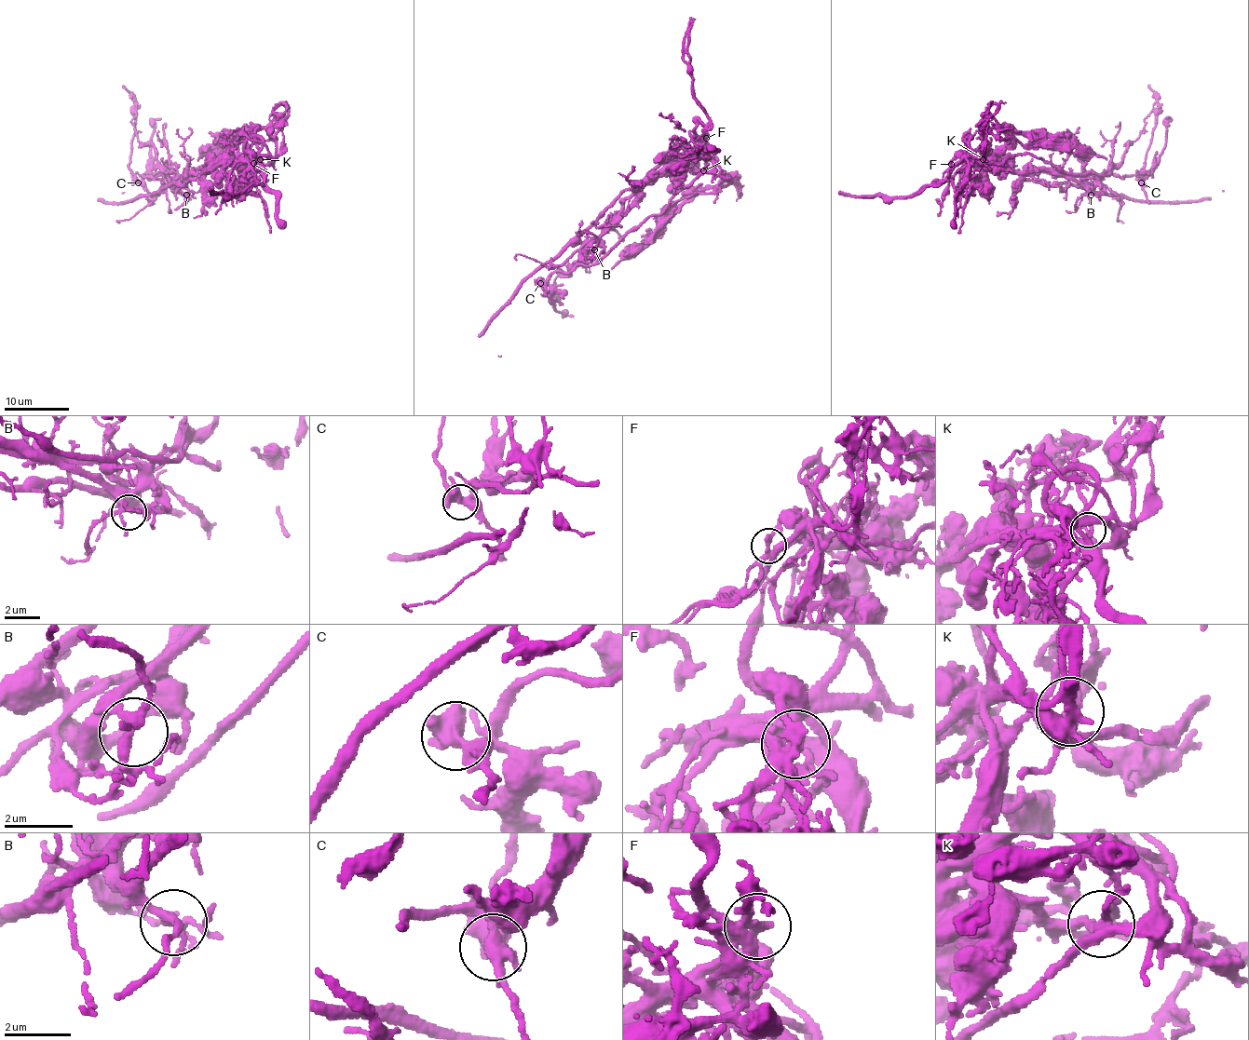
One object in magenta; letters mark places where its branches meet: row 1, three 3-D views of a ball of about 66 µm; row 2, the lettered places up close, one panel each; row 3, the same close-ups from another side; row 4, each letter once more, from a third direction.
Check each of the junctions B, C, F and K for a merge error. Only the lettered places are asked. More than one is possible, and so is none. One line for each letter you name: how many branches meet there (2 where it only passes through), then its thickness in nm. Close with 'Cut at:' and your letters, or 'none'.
F: 4 | 320 nm
K: 4 | 200 nm
Cut at: F, K

